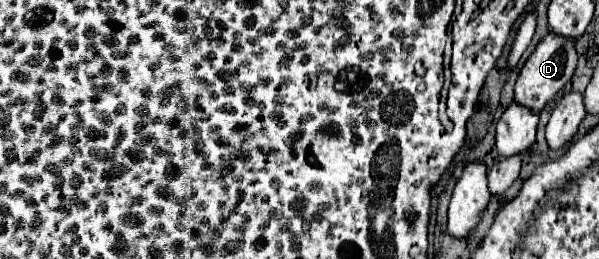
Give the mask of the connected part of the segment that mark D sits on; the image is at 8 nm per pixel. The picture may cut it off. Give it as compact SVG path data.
M546 34L518 76L514 100L518 100L520 106L528 106L530 110L536 110L536 114L540 114L542 108L550 102L550 98L554 98L564 88L564 84L572 80L574 68L576 68L574 42L554 34Z

